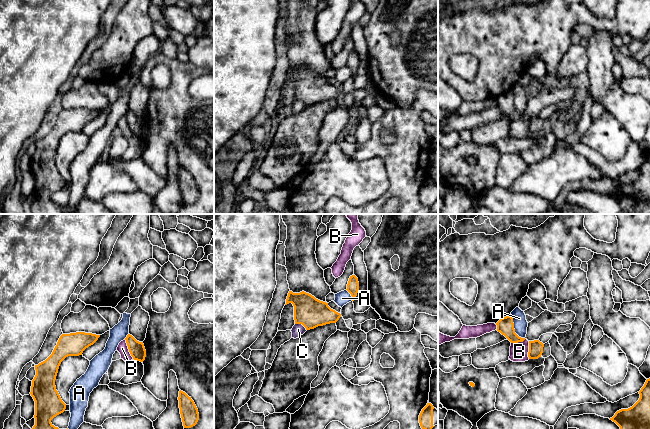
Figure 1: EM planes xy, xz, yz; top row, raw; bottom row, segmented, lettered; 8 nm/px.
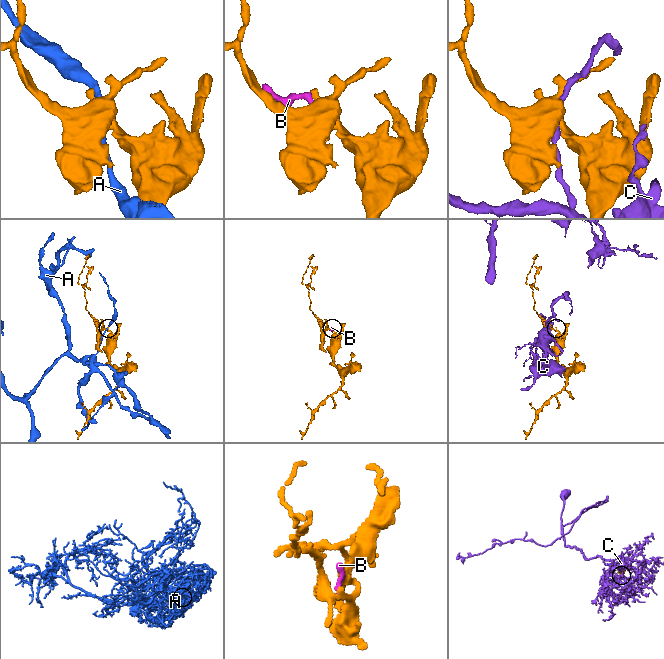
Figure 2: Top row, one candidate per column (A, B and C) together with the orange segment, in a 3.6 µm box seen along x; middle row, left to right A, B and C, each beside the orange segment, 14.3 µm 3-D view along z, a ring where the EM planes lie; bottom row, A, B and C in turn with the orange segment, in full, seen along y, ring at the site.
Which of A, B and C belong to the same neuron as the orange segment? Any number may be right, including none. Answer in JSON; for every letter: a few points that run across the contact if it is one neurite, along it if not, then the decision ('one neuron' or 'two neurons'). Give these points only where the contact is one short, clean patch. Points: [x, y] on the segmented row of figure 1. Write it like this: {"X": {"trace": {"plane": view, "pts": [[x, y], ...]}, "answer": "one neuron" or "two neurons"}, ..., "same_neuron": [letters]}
{"A": {"answer": "two neurons"}, "B": {"answer": "two neurons"}, "C": {"answer": "two neurons"}, "same_neuron": []}

